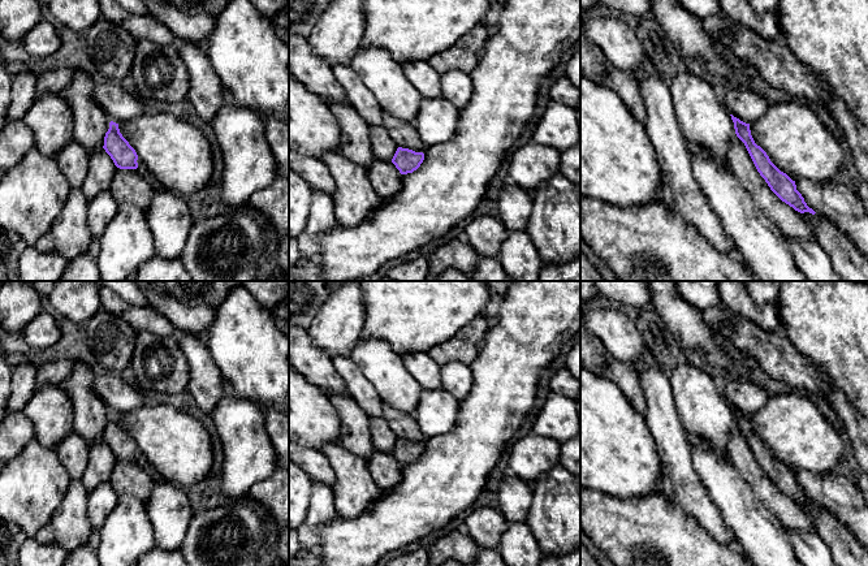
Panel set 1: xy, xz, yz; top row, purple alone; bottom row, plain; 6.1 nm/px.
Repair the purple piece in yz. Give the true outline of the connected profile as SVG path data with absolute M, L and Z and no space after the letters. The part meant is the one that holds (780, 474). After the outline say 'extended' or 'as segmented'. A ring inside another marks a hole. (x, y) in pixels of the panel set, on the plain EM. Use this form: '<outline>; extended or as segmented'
M730 407L735 420L727 441L733 466L785 530L815 533L812 520L798 505L816 504L796 481L795 472L781 463L766 444L755 435L750 415Z; extended

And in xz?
M383 403L381 411L389 428L398 437L392 454L401 466L413 465L423 454L424 444L428 438L419 429L413 415L396 410L385 403Z; extended

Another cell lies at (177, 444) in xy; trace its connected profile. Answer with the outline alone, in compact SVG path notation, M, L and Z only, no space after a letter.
M96 371L91 390L118 416L163 479L181 488L204 481L215 458L211 433L200 419L172 405L148 406L139 388L112 371Z

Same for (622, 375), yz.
M608 354L604 377L617 384L621 392L631 403L631 406L642 416L645 416L647 411L645 394L640 386L636 372L630 366L614 359L612 355Z

